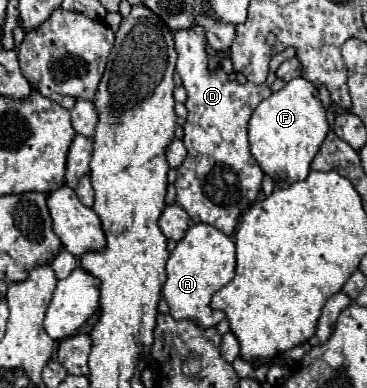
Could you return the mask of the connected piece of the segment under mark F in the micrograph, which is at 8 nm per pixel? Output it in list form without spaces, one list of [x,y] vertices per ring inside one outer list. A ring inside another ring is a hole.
[[[293,78],[255,108],[249,120],[249,146],[253,158],[265,174],[277,182],[283,180],[293,184],[307,178],[311,160],[319,152],[327,132],[327,112],[319,100],[317,88],[305,78]]]

